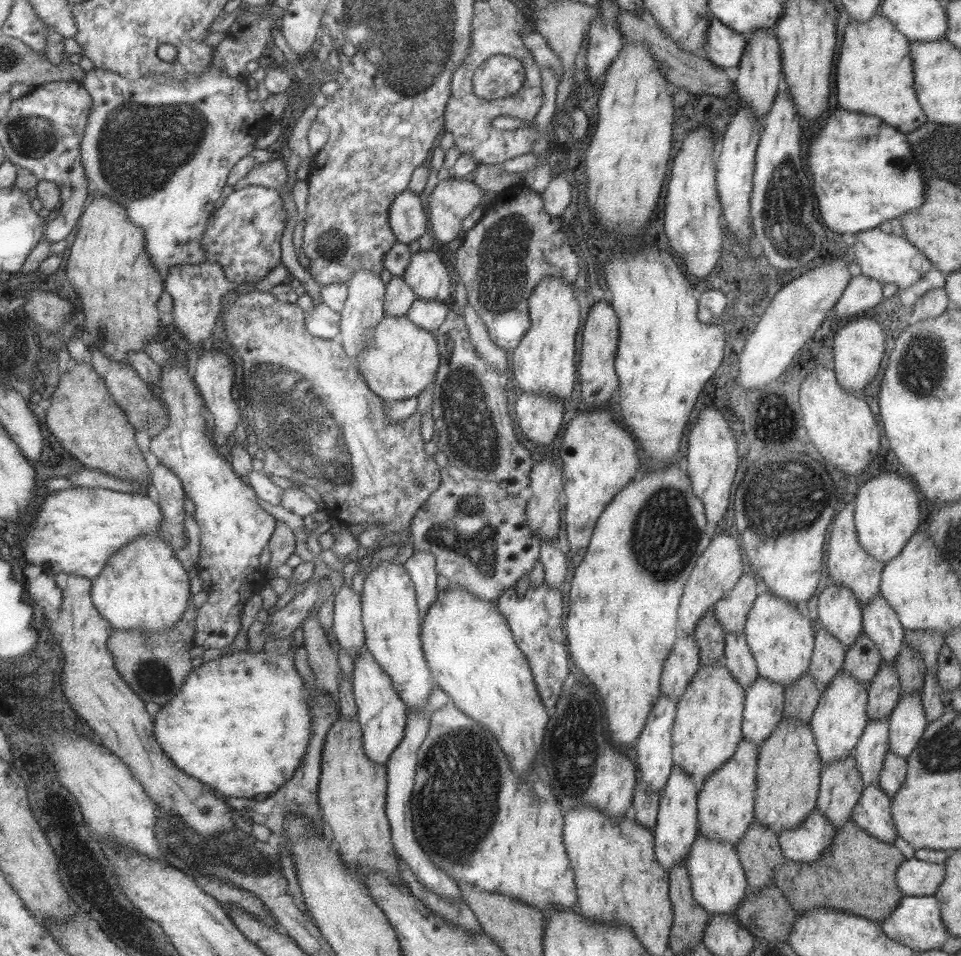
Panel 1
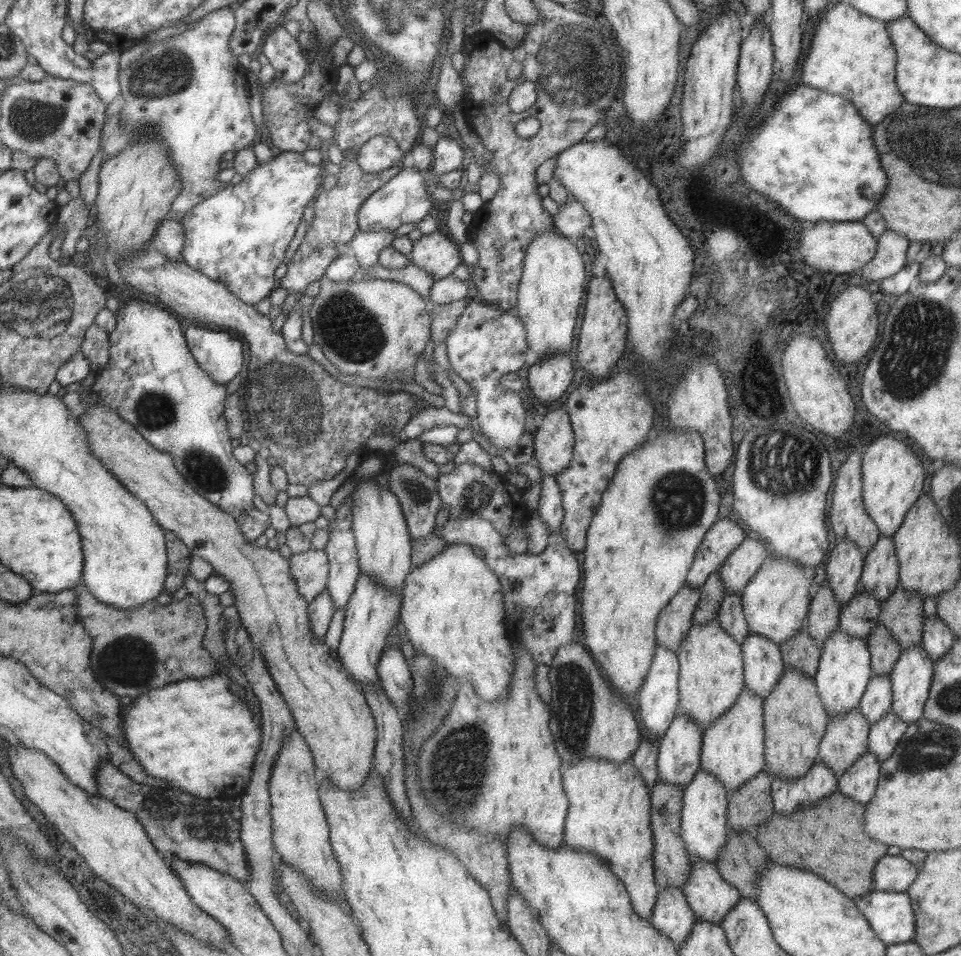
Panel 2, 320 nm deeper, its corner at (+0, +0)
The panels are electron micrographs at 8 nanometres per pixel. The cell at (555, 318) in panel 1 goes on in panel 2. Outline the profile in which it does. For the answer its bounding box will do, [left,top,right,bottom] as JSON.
[514,232,585,358]

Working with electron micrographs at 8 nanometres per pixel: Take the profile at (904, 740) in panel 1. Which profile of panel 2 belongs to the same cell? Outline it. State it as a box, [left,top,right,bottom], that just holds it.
[891,645,933,724]

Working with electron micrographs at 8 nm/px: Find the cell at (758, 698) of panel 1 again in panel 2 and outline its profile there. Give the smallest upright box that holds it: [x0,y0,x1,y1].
[740,632,784,700]

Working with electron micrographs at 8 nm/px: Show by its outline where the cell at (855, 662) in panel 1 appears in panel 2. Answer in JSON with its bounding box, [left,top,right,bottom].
[838,588,880,640]

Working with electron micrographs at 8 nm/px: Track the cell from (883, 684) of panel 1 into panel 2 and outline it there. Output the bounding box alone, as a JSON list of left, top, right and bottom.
[865,622,902,675]

